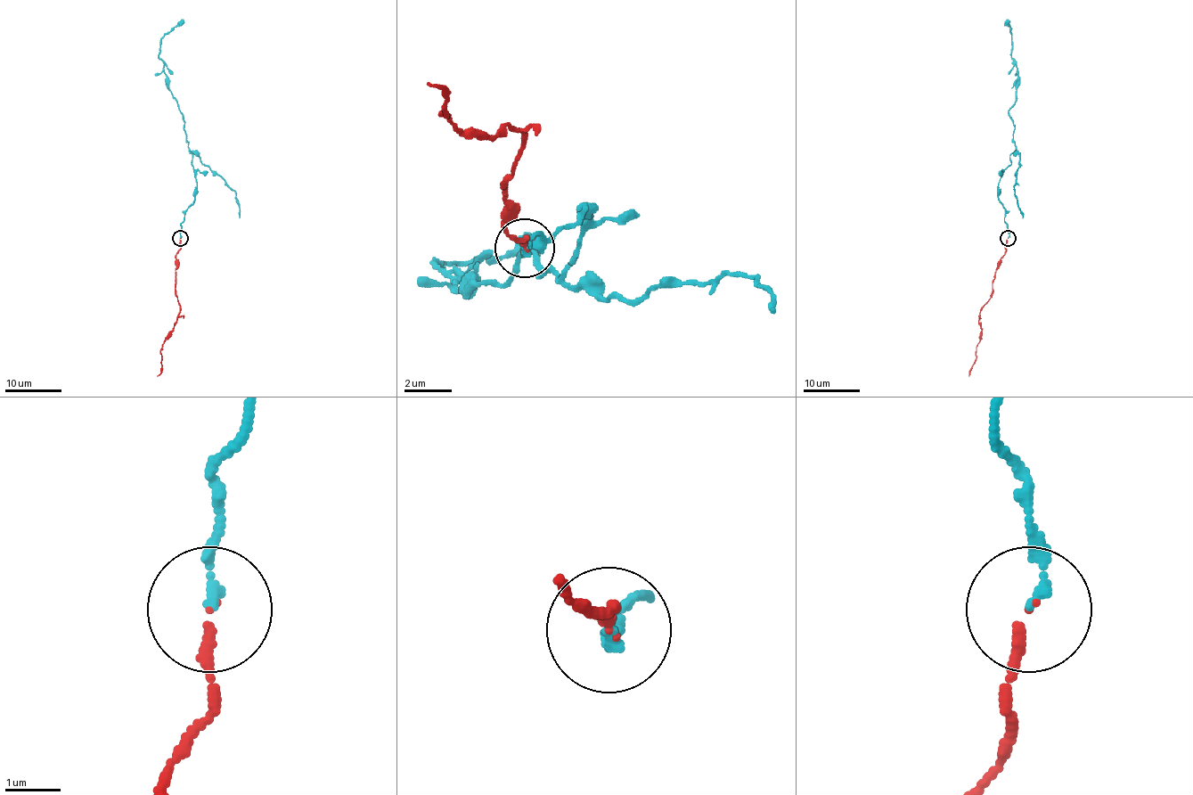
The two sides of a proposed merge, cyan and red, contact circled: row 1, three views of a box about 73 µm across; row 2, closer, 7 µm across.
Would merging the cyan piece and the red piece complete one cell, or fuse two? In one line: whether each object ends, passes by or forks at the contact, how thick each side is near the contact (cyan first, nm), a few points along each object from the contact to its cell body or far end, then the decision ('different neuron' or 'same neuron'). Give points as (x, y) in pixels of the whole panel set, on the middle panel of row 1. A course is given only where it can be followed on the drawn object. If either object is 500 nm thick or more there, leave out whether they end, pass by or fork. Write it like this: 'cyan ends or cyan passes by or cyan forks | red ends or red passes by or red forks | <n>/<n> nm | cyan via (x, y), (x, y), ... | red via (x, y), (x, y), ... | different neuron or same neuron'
cyan ends | red ends | 170/180 nm | cyan via (523, 249), (593, 208), (559, 278), (535, 255), (469, 290), (435, 266), (541, 237) | red via (523, 249), (505, 196), (523, 131), (469, 137), (440, 113), (446, 95), (428, 84) | same neuron

